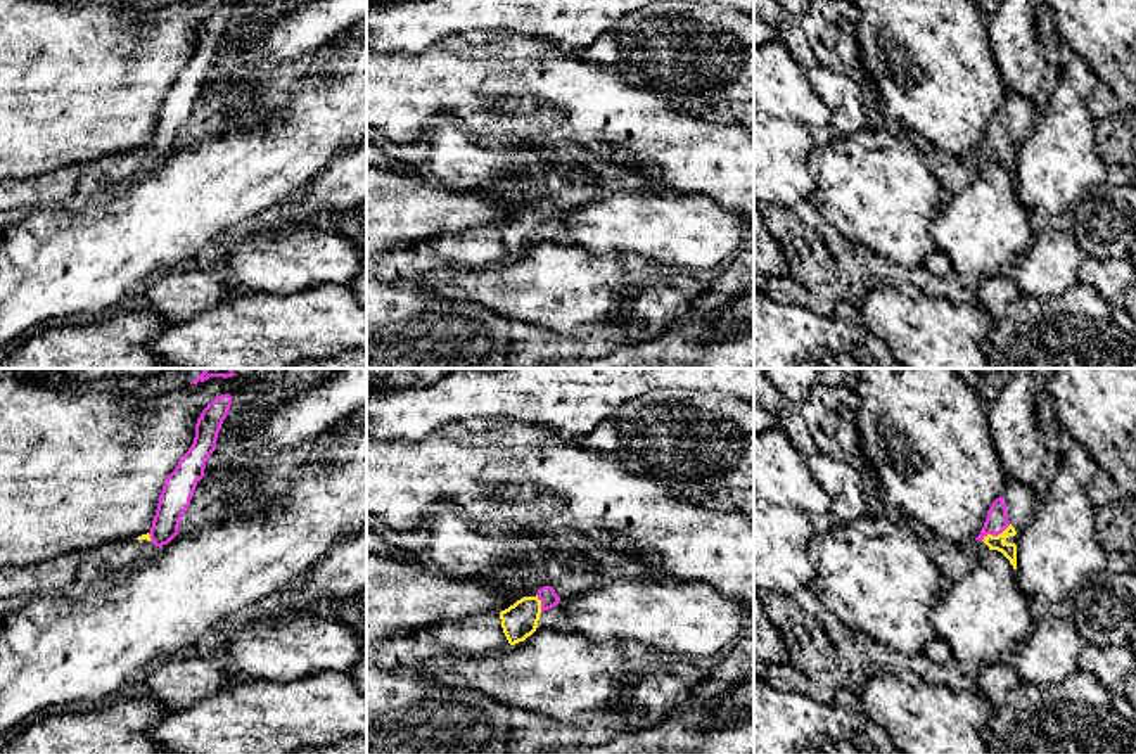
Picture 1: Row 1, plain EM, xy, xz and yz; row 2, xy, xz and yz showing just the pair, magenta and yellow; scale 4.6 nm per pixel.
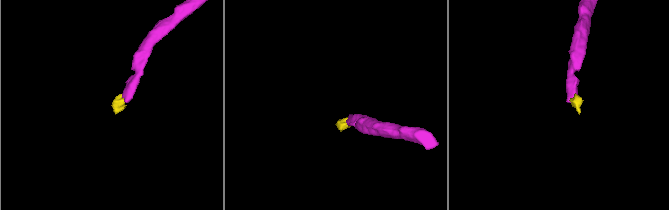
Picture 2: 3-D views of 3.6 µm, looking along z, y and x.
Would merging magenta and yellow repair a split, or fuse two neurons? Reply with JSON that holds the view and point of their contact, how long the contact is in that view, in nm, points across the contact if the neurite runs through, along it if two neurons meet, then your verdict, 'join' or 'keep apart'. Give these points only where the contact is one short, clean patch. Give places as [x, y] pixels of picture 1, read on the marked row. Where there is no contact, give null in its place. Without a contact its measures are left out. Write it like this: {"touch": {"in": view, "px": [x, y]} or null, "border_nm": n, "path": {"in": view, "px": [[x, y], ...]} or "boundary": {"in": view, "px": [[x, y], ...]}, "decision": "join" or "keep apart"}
{"touch": {"in": "yz", "px": [995, 535]}, "border_nm": 160, "decision": "join"}

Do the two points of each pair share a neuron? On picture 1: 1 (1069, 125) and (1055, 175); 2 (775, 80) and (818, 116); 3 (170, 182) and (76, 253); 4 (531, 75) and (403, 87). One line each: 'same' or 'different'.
1: same
2: same
3: same
4: same

